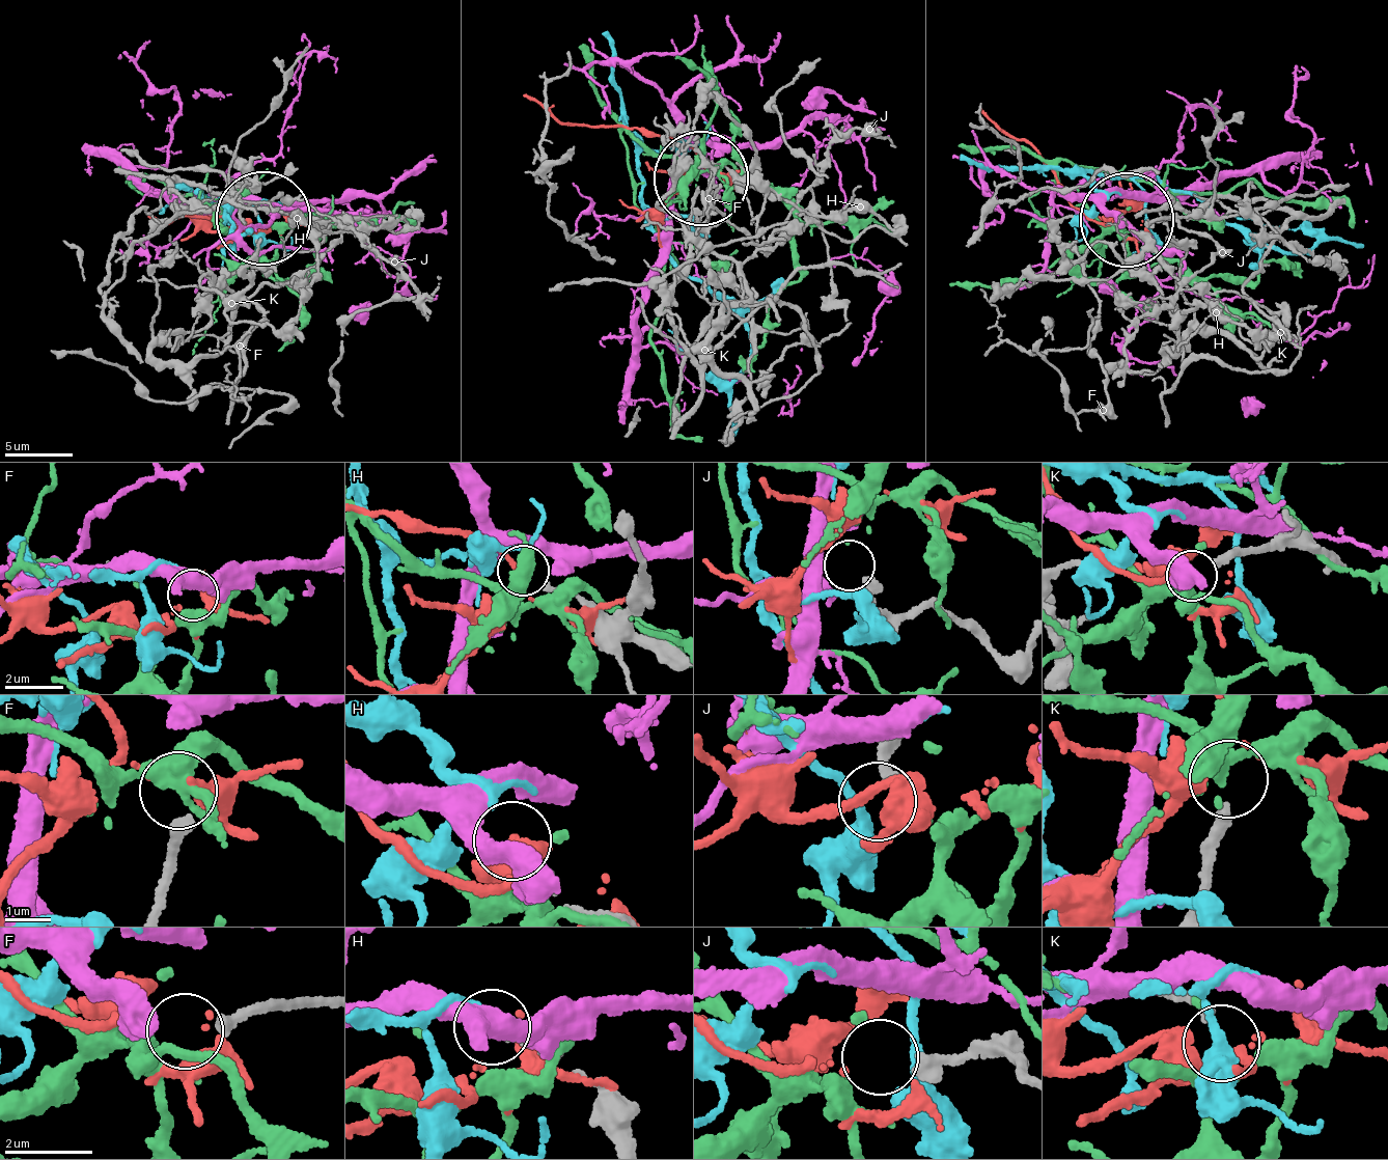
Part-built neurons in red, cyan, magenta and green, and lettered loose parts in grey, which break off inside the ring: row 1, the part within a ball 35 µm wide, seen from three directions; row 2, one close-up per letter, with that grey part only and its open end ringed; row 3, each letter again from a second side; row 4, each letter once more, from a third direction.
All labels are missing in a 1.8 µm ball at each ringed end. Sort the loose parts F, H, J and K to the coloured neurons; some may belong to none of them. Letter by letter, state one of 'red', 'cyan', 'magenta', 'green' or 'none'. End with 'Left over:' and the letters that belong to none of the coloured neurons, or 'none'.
F: none
H: cyan
J: none
K: red
Left over: F, J

